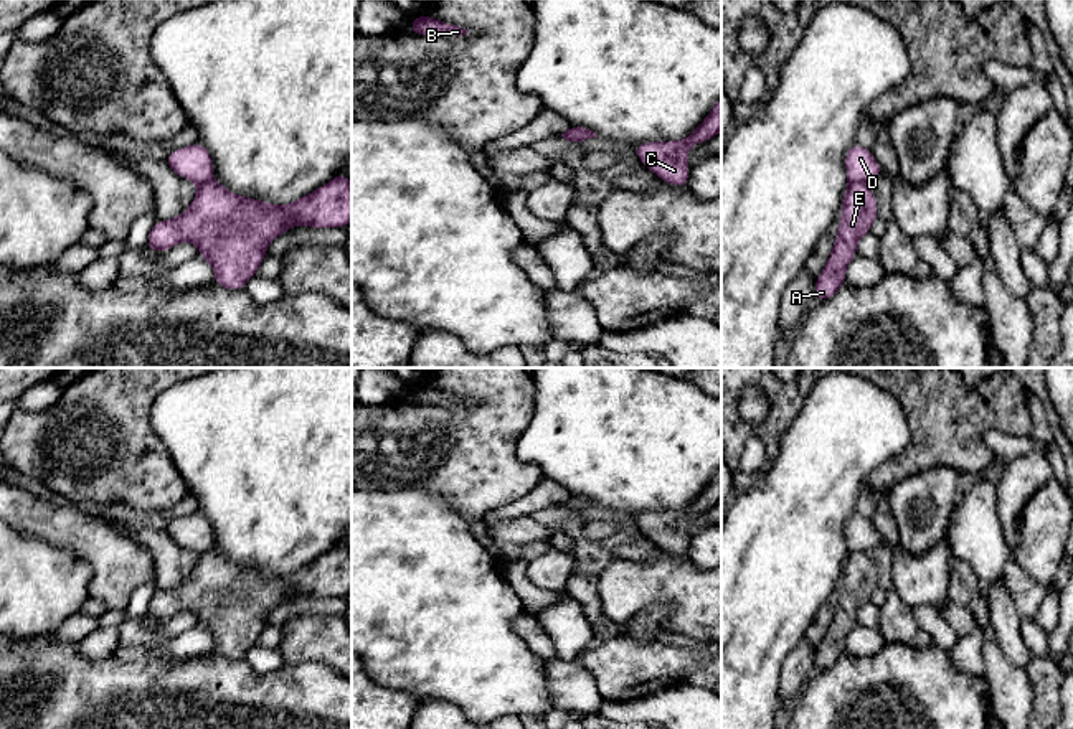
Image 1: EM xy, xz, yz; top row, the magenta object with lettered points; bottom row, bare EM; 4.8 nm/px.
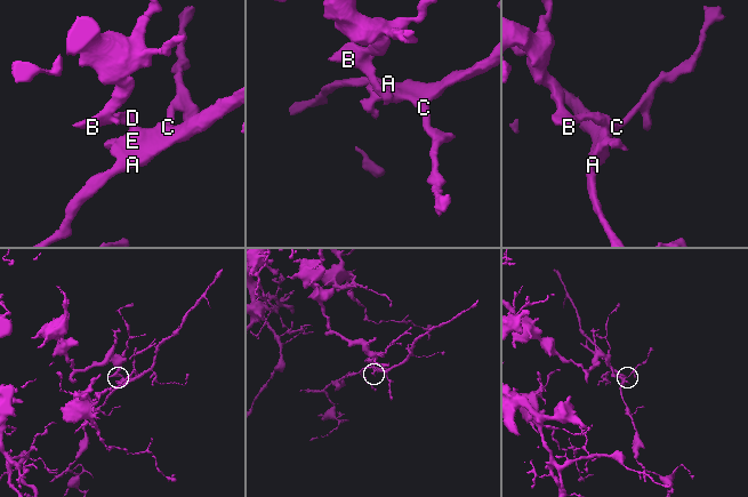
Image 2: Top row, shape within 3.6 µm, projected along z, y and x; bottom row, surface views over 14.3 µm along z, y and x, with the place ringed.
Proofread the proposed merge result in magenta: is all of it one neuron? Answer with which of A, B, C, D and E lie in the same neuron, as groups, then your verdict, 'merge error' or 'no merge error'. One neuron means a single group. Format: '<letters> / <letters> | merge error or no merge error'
A C E / B D | merge error

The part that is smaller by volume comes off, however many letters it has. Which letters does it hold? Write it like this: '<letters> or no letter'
A, C, E

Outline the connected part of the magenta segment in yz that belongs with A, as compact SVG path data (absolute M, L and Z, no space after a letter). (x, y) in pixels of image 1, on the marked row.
M848 183L840 211L842 218L830 257L814 284L814 295L819 302L832 299L845 284L847 266L857 256L860 238L870 233L878 216L878 203L867 183Z

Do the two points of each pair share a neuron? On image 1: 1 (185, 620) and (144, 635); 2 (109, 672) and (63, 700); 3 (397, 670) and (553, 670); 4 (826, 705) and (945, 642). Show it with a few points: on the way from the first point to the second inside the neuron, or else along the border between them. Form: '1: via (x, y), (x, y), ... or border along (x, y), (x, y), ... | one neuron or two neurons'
1: via (175, 625), (154, 634) | one neuron
2: via (98, 683), (81, 700), (75, 700) | one neuron
3: border along (543, 662), (547, 695), (555, 708) | two neurons
4: border along (935, 644), (946, 652) | two neurons

